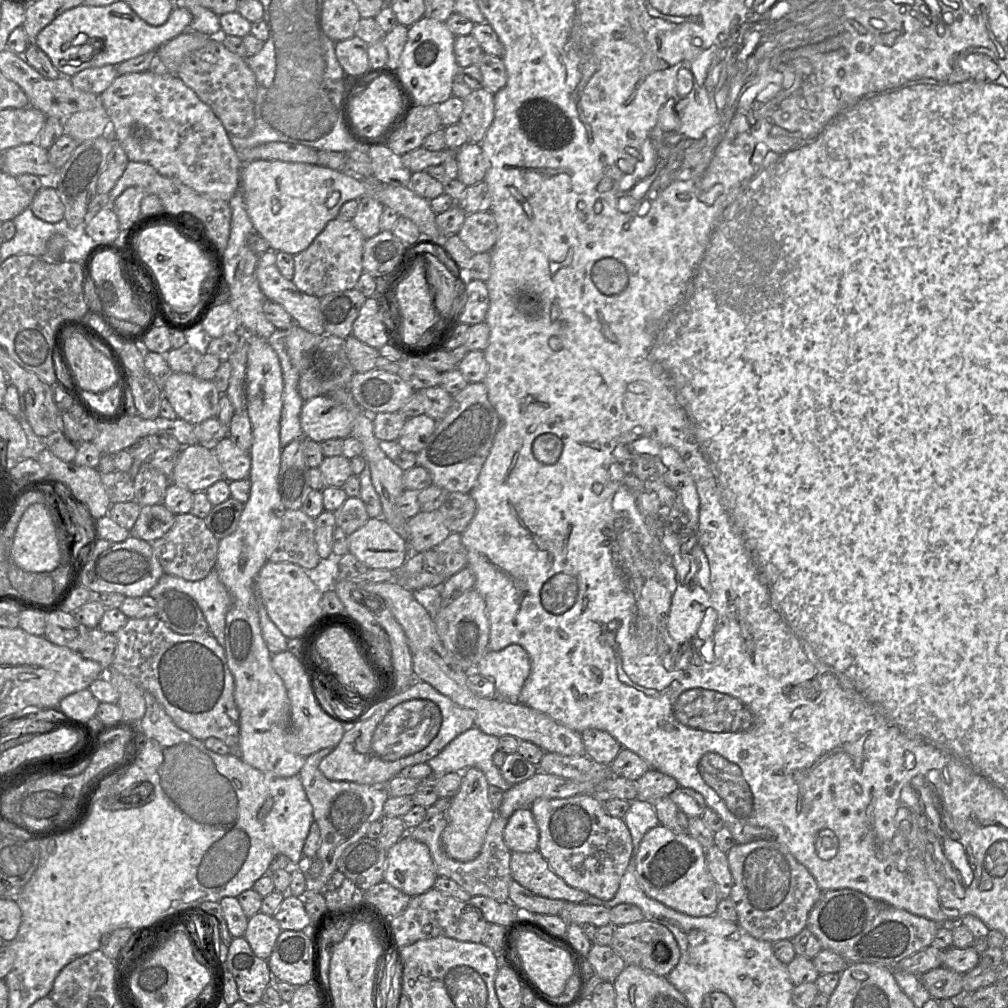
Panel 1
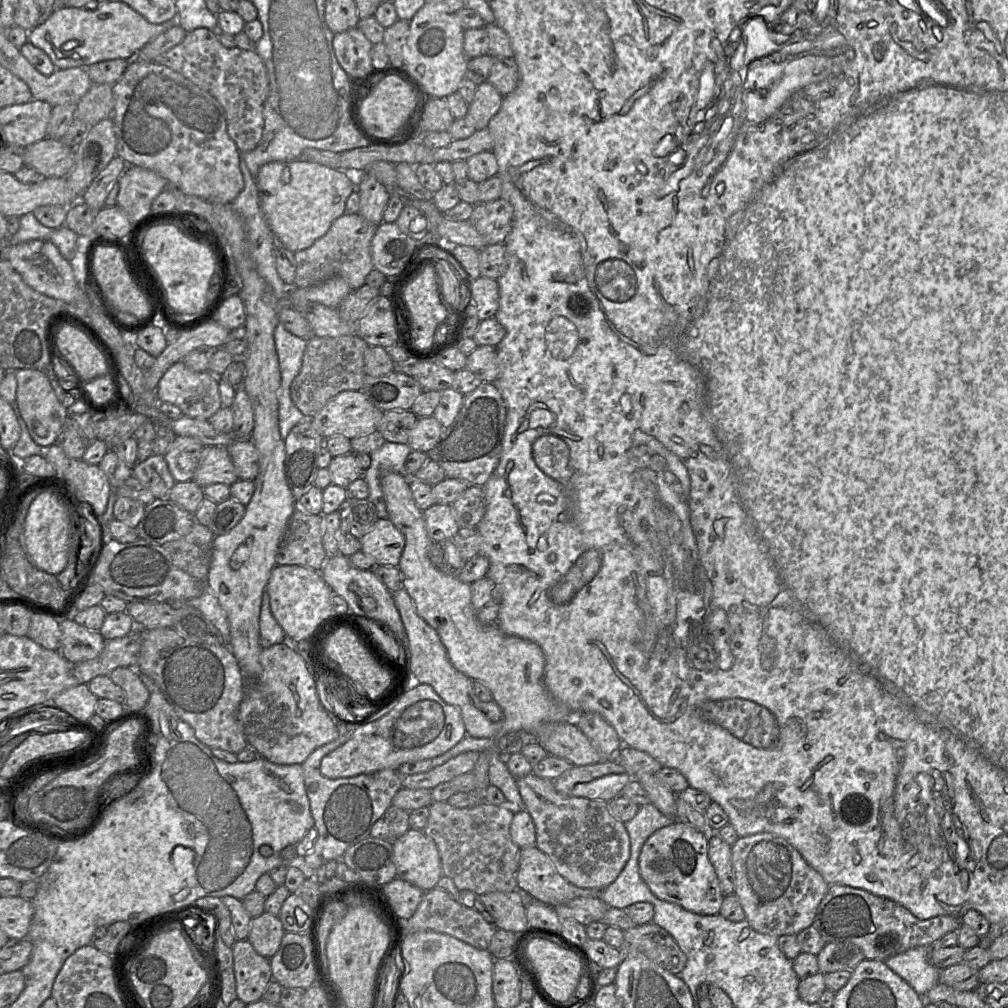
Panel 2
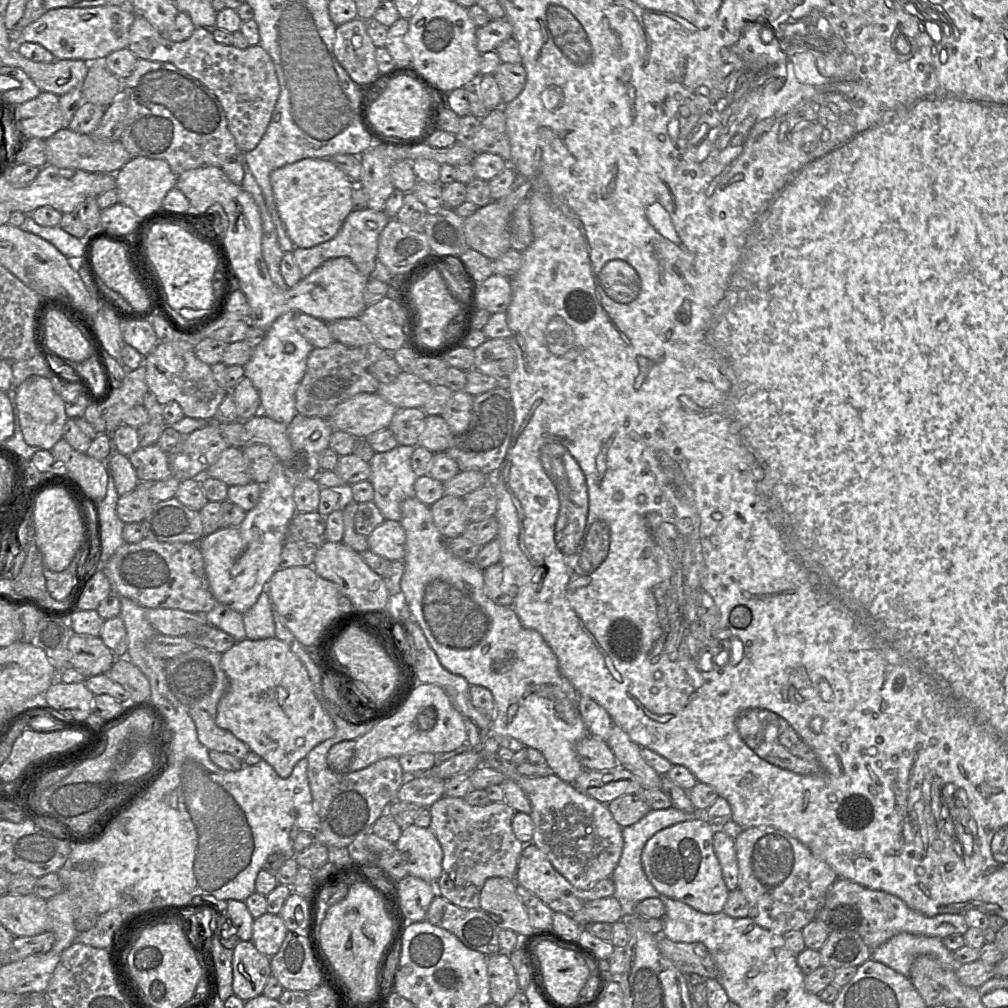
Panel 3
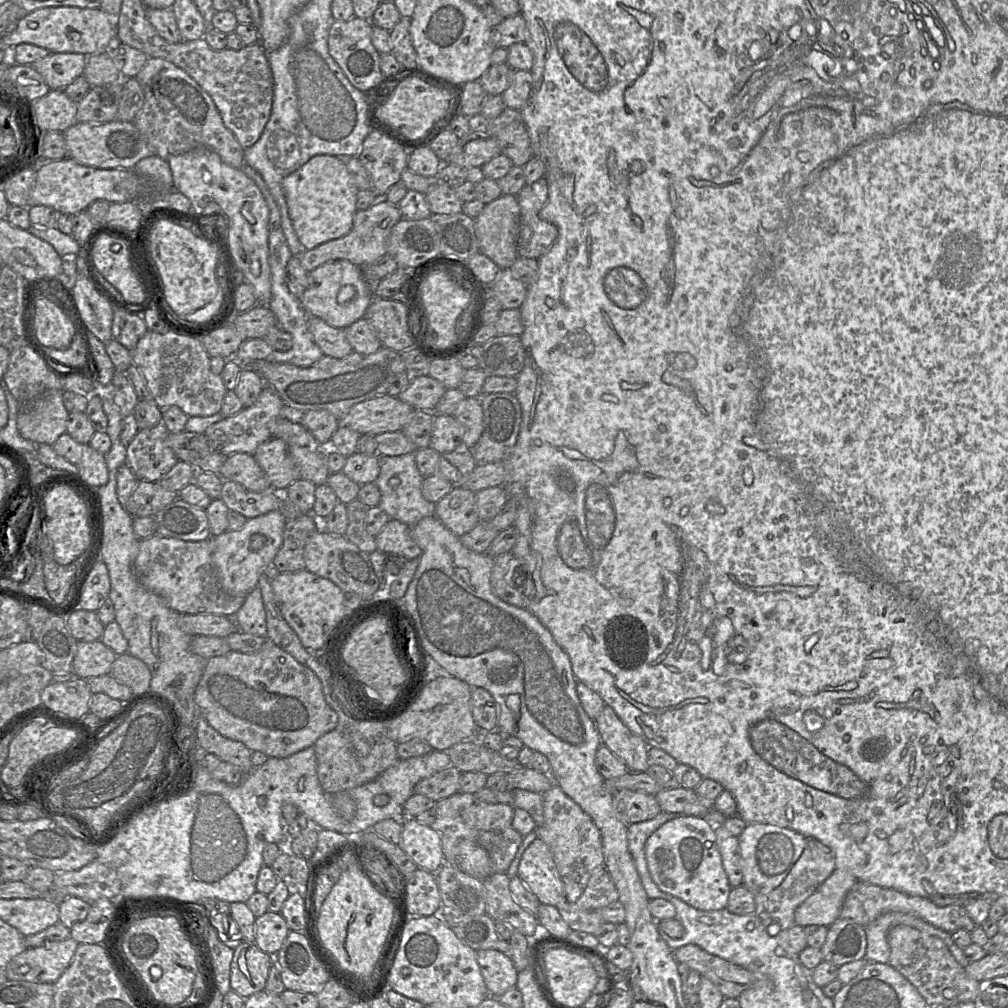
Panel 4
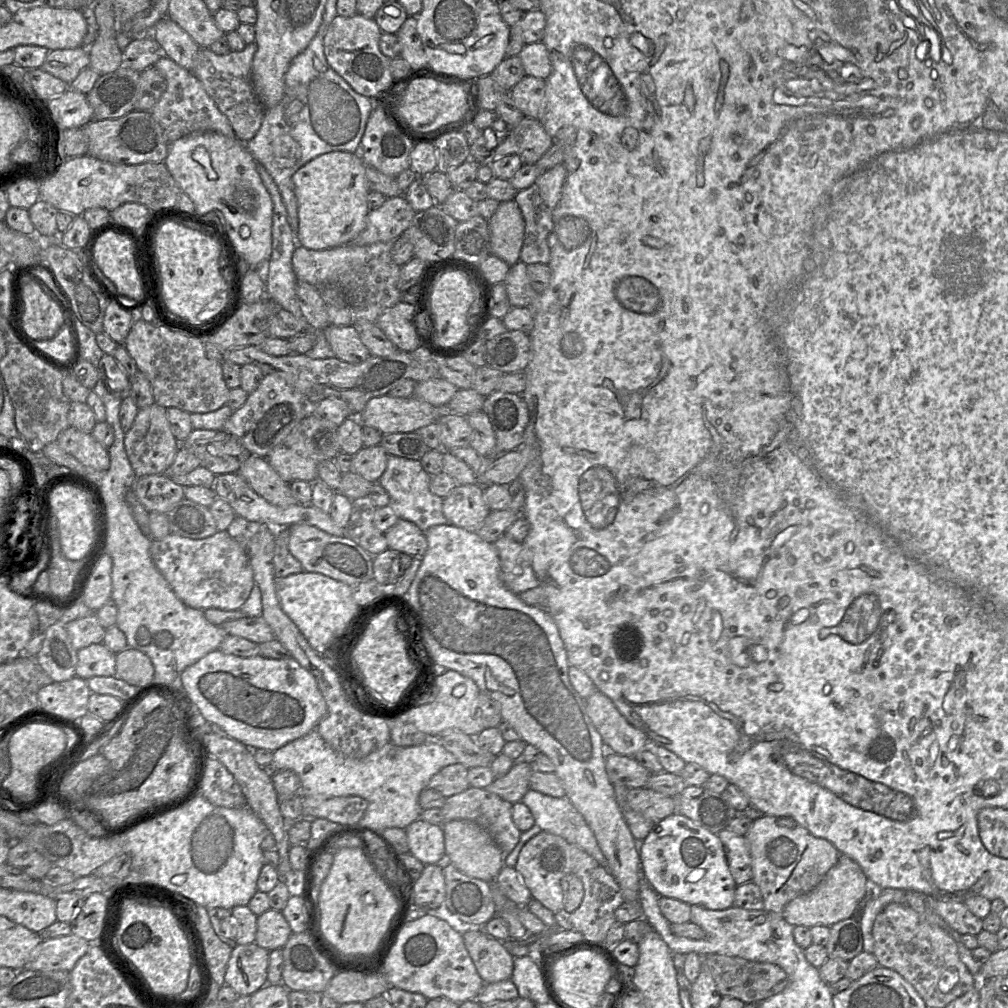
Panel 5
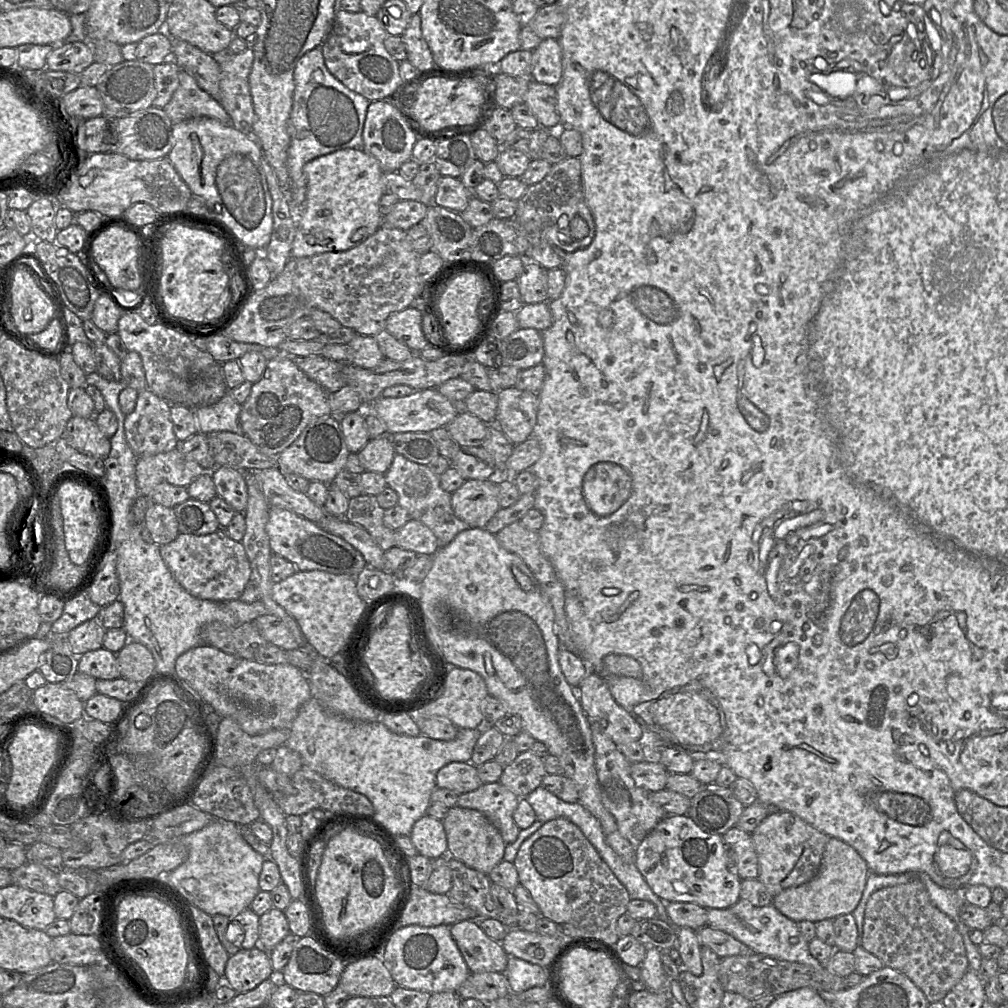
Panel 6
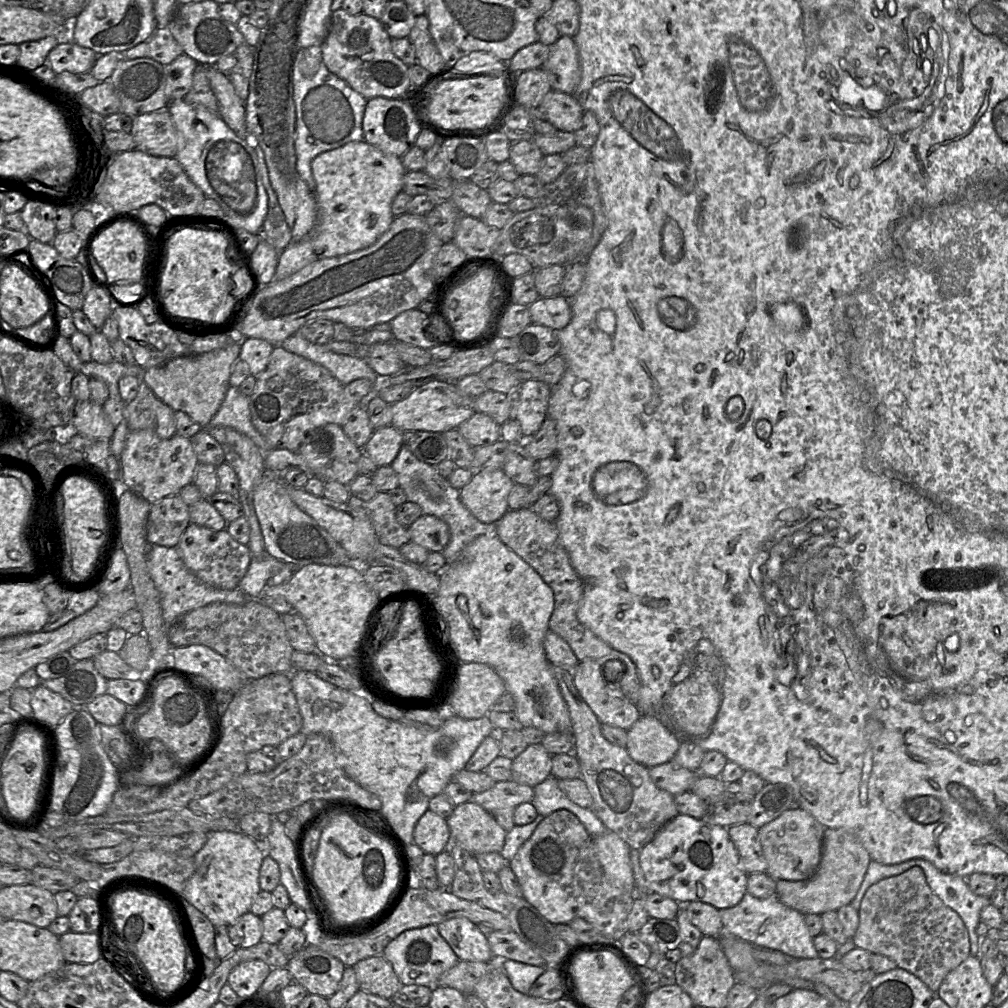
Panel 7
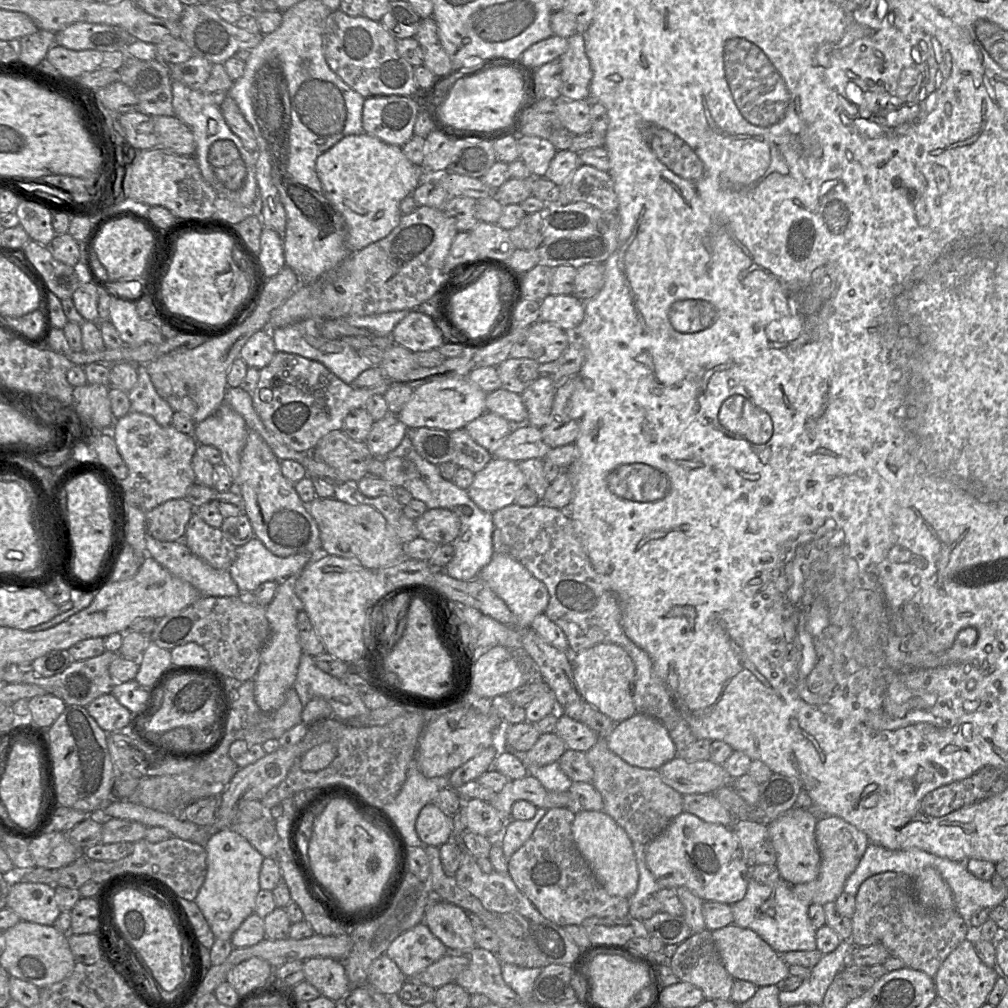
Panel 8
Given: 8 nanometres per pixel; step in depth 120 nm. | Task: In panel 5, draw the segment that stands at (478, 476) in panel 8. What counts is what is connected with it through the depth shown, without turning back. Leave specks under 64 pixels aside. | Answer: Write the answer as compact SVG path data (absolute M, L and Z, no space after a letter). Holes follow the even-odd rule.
M480 484L457 485L444 497L442 510L450 524L470 532L478 531L490 513Z

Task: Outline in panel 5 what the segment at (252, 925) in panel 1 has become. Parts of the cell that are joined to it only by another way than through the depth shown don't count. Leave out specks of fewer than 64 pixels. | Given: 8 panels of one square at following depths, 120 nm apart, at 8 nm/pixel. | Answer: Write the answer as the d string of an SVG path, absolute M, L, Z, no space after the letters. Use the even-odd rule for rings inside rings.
M272 909L257 916L255 943L269 951L283 948L292 935L292 929L282 911Z

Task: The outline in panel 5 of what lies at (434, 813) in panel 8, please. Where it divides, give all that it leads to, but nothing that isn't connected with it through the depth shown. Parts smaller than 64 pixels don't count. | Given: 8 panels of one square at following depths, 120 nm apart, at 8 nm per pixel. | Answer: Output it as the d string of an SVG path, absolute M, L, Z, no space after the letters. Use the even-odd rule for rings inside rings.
M420 818L406 828L409 852L426 864L438 864L446 861L446 848L443 826L431 824Z

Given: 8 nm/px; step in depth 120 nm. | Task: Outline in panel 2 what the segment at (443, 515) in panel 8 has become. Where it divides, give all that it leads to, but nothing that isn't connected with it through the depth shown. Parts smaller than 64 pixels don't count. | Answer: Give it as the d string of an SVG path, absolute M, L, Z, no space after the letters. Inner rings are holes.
M389 518L377 519L372 528L362 538L361 551L372 556L380 565L397 566L405 547L405 537Z

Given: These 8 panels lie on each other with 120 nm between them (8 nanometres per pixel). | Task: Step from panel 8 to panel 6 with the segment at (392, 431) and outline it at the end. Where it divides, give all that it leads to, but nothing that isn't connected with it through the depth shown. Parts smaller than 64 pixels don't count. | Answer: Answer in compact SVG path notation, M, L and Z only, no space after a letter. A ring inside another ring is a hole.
M390 435L370 439L357 453L365 471L385 474L396 454Z

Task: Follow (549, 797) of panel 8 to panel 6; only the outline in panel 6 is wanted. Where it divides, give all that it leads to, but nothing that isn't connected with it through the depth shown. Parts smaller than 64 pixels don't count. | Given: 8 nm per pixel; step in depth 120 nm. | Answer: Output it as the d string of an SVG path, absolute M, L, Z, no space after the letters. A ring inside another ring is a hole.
M498 781L482 784L474 791L459 795L456 806L483 813L509 844L517 839L520 831L513 819L519 801L519 796Z

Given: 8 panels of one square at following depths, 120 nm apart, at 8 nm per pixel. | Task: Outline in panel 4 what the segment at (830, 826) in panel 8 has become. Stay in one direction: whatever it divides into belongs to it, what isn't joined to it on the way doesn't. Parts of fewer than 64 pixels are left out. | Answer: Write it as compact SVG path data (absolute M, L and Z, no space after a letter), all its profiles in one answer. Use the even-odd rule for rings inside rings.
M836 868L832 874L795 910L794 925L829 927L839 918L845 896L857 882L846 870Z

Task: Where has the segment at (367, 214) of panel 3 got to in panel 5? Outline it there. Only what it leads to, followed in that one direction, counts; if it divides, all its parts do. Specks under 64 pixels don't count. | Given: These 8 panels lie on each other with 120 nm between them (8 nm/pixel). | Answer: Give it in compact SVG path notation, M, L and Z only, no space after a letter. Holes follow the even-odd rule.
M404 195L387 197L379 208L369 211L363 231L345 245L393 242L408 228L415 214Z

